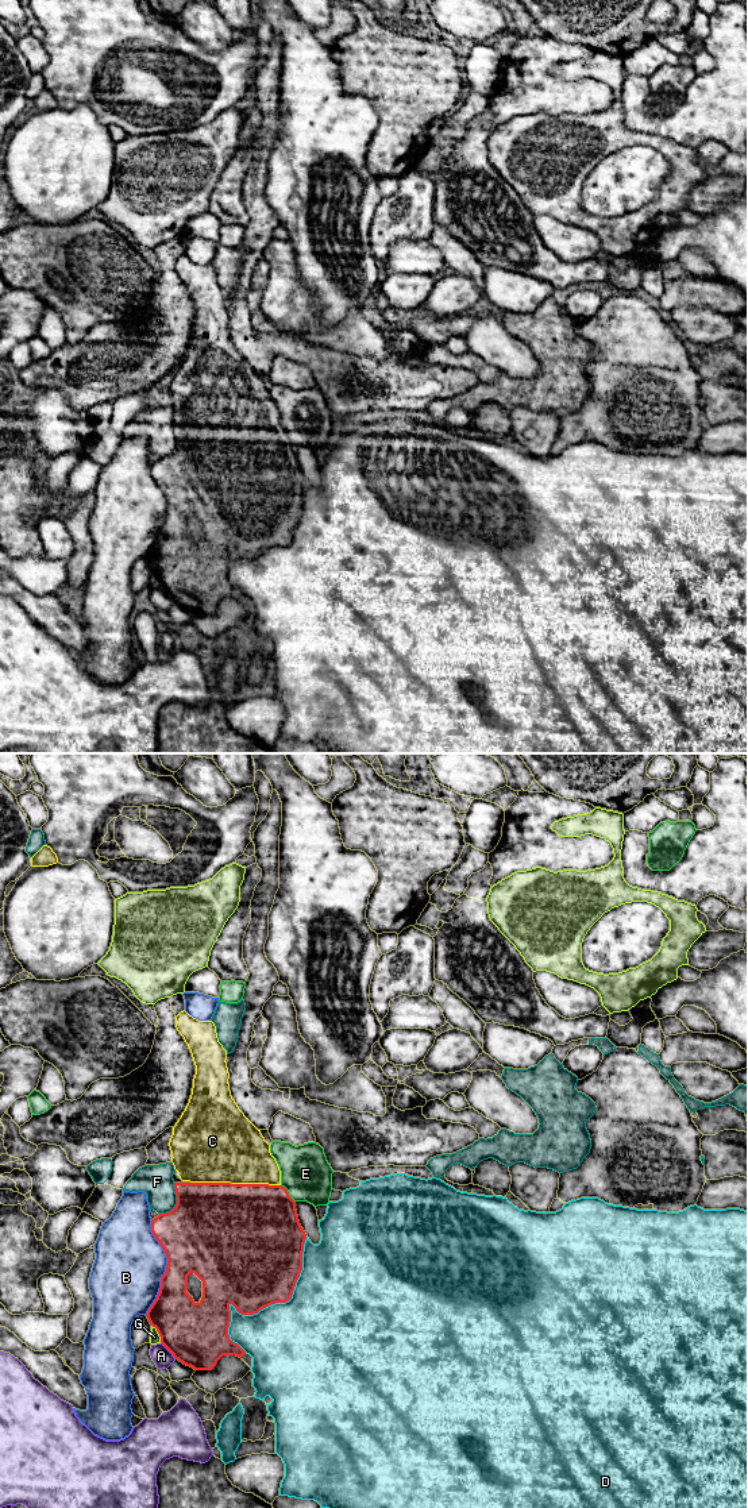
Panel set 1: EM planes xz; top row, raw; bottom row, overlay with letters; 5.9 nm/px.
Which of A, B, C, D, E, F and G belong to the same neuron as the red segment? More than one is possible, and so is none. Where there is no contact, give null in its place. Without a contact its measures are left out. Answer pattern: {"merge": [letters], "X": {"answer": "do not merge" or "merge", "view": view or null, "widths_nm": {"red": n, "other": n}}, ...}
{"merge": ["C"], "A": {"answer": "do not merge", "view": "xz", "widths_nm": {"red": 380, "other": 110}}, "B": {"answer": "do not merge", "view": "xz", "widths_nm": {"red": 420, "other": 420}}, "C": {"answer": "merge", "view": "xz", "widths_nm": {"red": 500, "other": 440}}, "D": {"answer": "do not merge", "view": "xz", "widths_nm": {"red": 500, "other": 460}}, "E": {"answer": "do not merge", "view": "xz", "widths_nm": {"red": 480, "other": 300}}, "F": {"answer": "do not merge", "view": "xz", "widths_nm": {"red": 500, "other": 190}}, "G": {"answer": "do not merge", "view": "xz", "widths_nm": {"red": 380, "other": 60}}}

